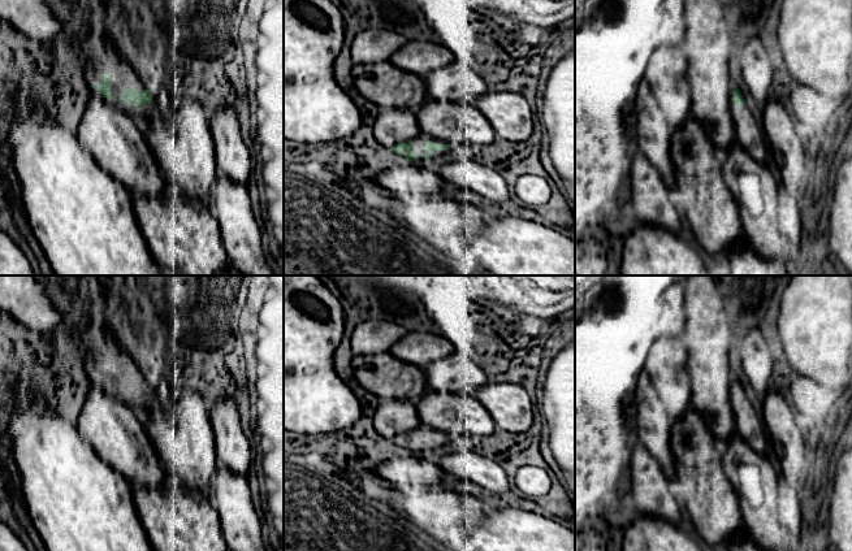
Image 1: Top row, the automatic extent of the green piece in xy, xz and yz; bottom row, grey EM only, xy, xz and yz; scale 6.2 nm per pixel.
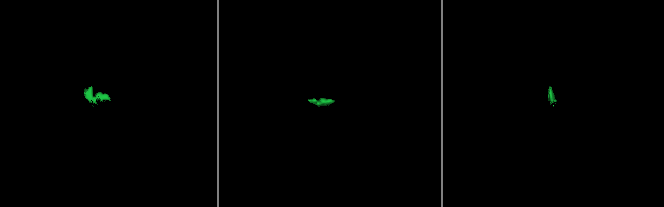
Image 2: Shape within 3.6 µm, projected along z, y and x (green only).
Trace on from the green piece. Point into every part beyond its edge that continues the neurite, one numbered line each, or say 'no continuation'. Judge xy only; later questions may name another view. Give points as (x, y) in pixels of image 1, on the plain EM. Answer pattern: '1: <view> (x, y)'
1: xy (99, 348)
2: xy (145, 403)

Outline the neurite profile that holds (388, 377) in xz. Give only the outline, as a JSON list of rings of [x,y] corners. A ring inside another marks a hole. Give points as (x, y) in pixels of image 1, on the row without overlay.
[[[389,351],[356,355],[351,364],[359,385],[382,400],[418,402],[429,391],[424,369]]]

